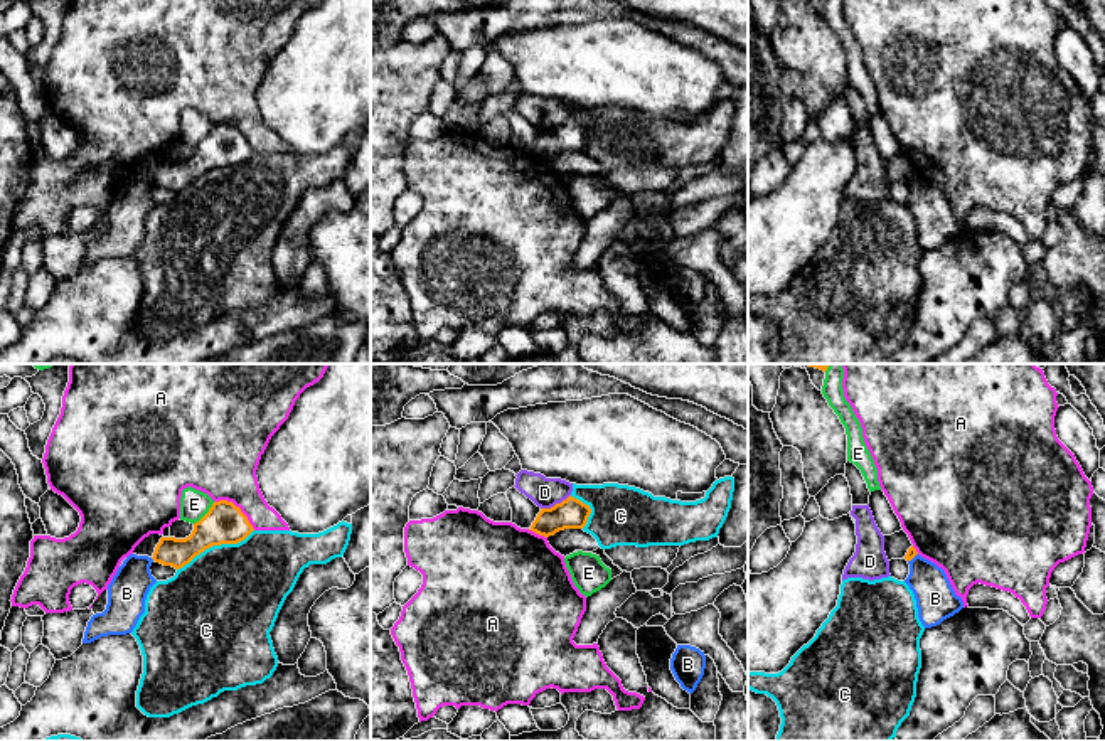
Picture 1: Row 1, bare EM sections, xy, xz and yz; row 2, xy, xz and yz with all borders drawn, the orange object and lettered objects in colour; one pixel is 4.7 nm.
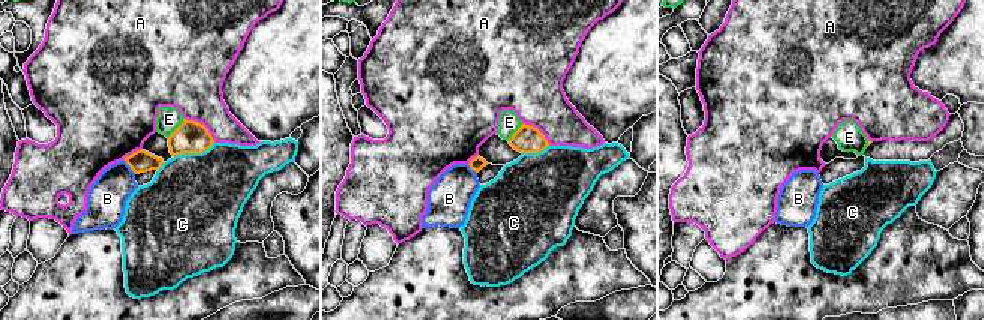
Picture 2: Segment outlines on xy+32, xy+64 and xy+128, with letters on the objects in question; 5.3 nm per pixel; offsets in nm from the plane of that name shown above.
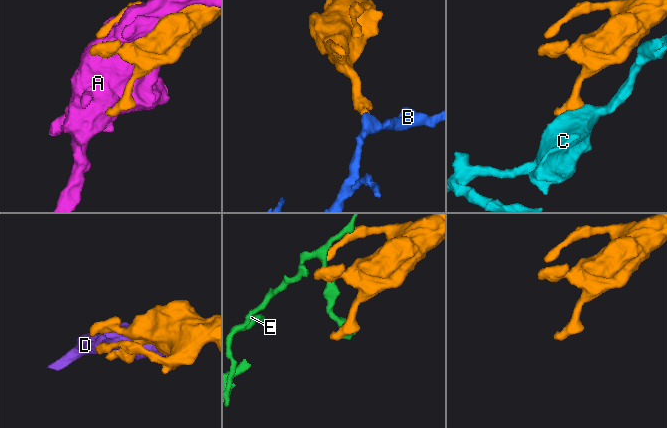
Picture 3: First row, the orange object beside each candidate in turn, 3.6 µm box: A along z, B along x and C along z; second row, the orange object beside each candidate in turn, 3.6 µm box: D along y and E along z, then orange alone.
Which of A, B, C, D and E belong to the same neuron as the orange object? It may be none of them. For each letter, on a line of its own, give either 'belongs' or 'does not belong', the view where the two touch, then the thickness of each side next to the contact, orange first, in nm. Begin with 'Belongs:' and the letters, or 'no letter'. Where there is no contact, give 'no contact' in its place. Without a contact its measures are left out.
Belongs: no letter
A: does not belong | xy | 200/360 nm
B: does not belong | yz | 50/190 nm
C: does not belong | xy | 200/480 nm
D: does not belong | xz | 140/140 nm
E: does not belong | xy | 200/140 nm

